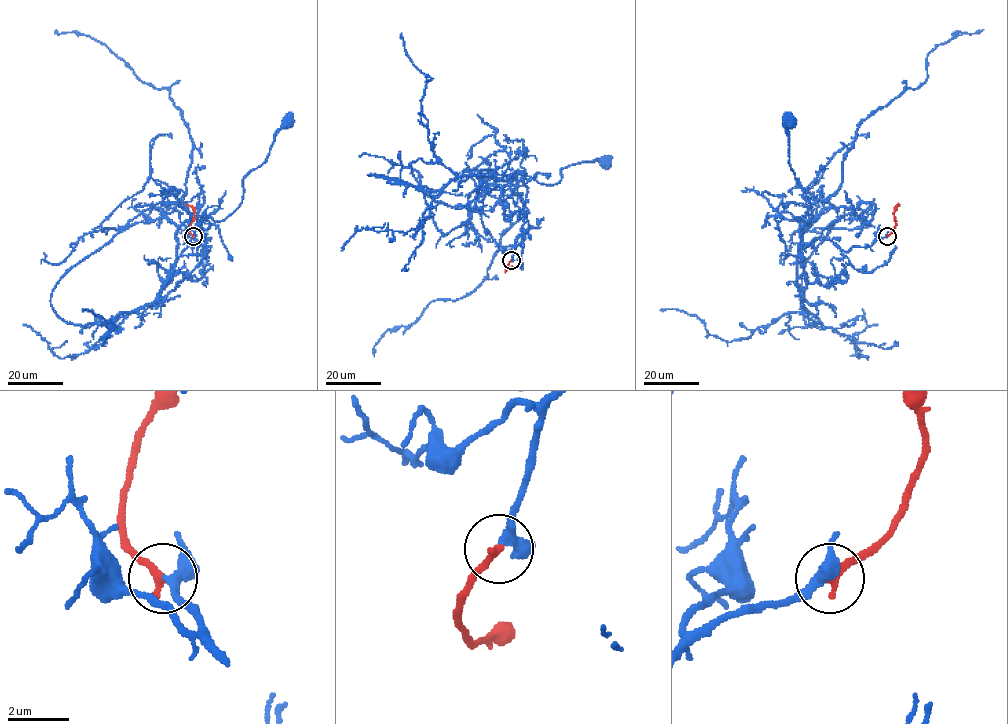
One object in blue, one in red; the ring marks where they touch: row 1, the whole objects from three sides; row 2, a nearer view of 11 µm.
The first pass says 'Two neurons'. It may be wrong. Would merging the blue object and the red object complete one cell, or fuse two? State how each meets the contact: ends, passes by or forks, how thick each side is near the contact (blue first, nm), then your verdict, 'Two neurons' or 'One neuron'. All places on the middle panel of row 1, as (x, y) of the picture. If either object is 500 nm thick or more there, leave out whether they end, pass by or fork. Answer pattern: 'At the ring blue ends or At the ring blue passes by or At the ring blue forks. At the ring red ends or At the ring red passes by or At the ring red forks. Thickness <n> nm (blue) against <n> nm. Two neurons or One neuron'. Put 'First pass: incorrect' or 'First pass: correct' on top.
First pass: incorrect
At the ring blue passes by. At the ring red ends. Thickness 320 nm (blue) against 300 nm. One neuron

